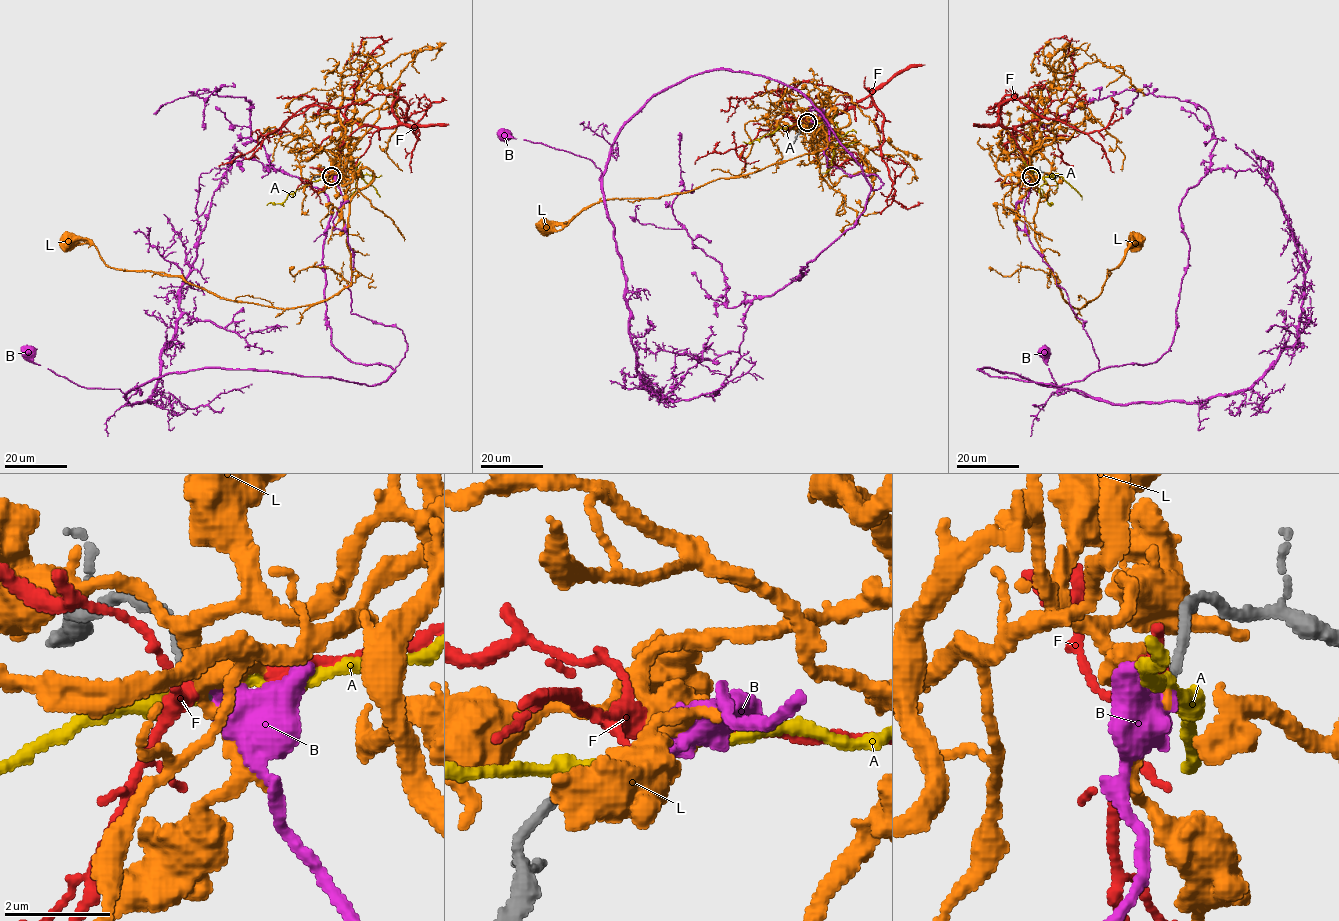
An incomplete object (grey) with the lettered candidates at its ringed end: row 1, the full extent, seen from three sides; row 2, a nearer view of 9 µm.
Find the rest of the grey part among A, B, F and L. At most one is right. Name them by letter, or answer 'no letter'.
no letter

